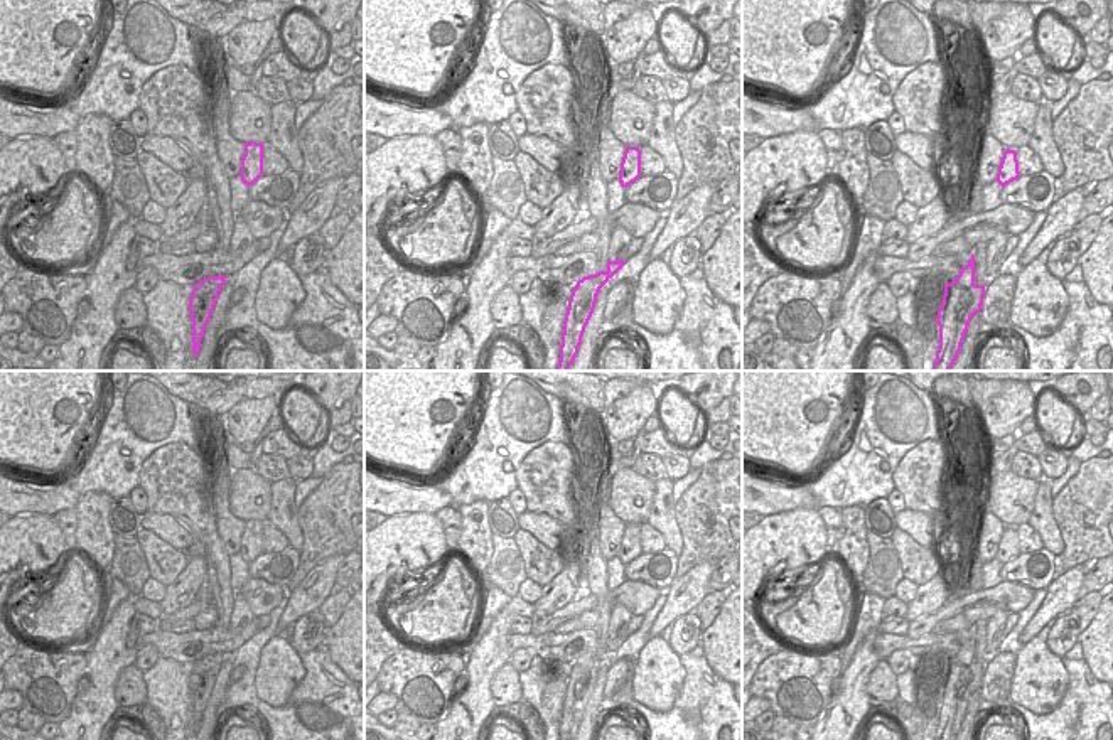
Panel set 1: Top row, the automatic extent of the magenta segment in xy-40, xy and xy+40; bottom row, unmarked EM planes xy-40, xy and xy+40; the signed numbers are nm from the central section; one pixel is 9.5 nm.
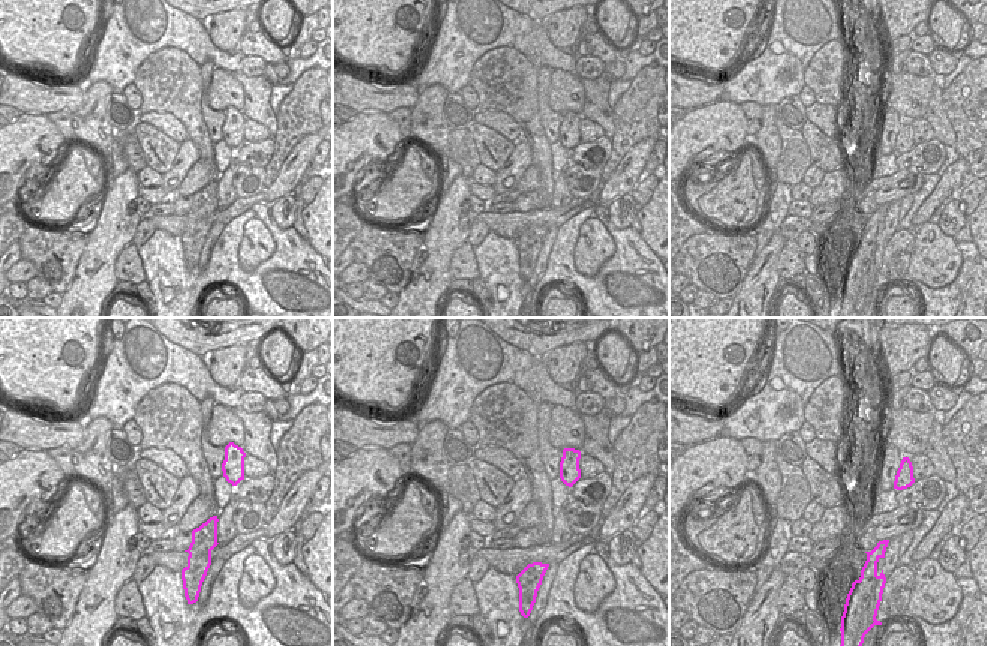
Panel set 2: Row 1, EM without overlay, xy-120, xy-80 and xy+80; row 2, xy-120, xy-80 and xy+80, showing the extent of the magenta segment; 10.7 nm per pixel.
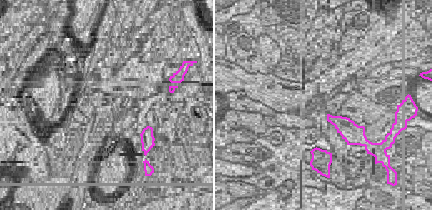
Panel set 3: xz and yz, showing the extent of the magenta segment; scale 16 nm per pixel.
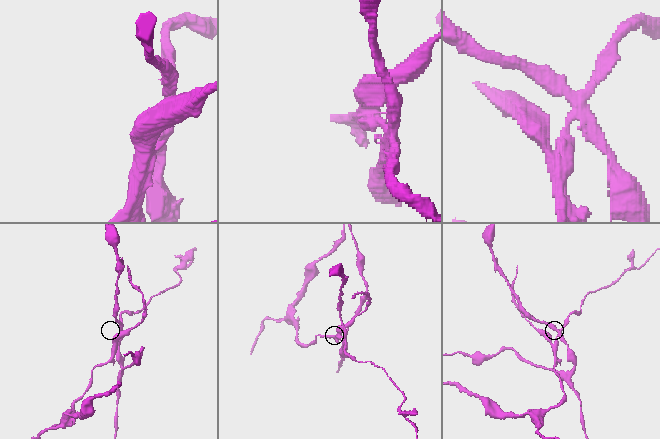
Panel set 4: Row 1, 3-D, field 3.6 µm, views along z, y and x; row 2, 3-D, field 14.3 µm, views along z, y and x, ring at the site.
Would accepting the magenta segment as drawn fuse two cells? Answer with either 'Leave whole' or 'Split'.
Split.

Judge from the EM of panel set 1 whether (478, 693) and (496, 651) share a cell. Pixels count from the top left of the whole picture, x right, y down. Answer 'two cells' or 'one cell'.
one cell

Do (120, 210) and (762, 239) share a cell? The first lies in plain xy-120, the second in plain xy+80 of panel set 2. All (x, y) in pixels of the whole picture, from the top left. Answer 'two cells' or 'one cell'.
two cells

